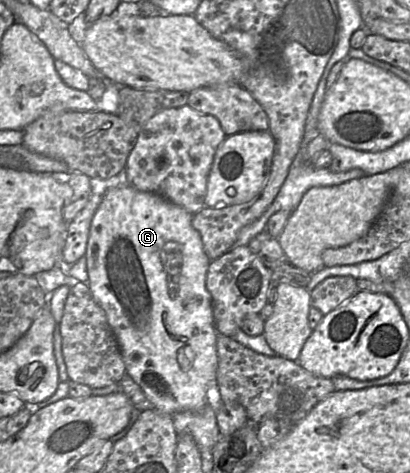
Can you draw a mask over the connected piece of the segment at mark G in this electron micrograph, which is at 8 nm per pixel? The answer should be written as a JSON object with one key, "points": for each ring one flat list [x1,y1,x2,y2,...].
{"points":[[124,182,110,186,99,205,91,223,86,259,88,286,96,303,104,310,108,323,117,340,126,373,141,387,152,408,174,415,180,412,196,411,208,404,207,390,217,381,217,330,214,323,212,297,206,288,206,277,211,260,204,251,199,232,192,225,193,215,184,208,153,193,142,192]]}

